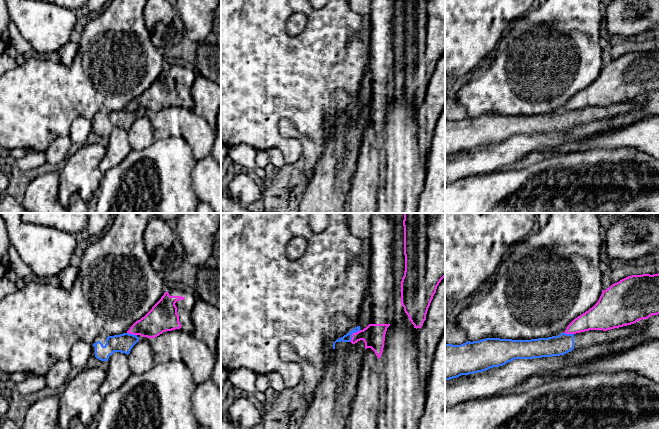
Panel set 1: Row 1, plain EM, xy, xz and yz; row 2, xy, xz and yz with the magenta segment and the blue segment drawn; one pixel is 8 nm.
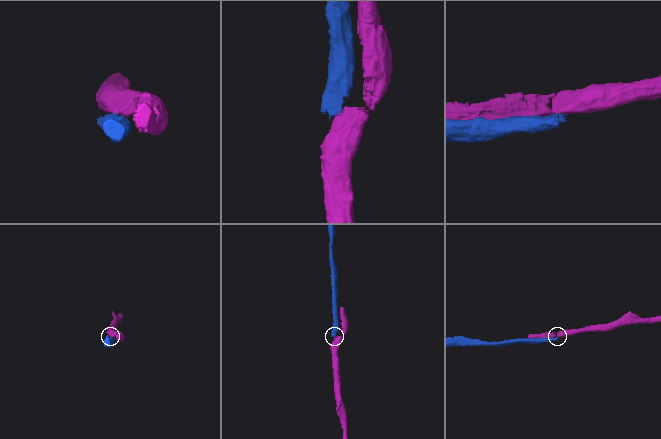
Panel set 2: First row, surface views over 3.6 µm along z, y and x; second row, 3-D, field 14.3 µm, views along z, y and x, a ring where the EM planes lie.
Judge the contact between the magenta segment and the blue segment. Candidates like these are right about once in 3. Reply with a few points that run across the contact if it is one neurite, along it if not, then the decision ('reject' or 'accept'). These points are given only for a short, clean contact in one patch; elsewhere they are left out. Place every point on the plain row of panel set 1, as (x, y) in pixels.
xz (360, 106), (353, 109), (349, 117) | reject

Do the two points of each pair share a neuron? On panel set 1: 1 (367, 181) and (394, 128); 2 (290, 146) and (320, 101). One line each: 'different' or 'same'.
1: different
2: same

